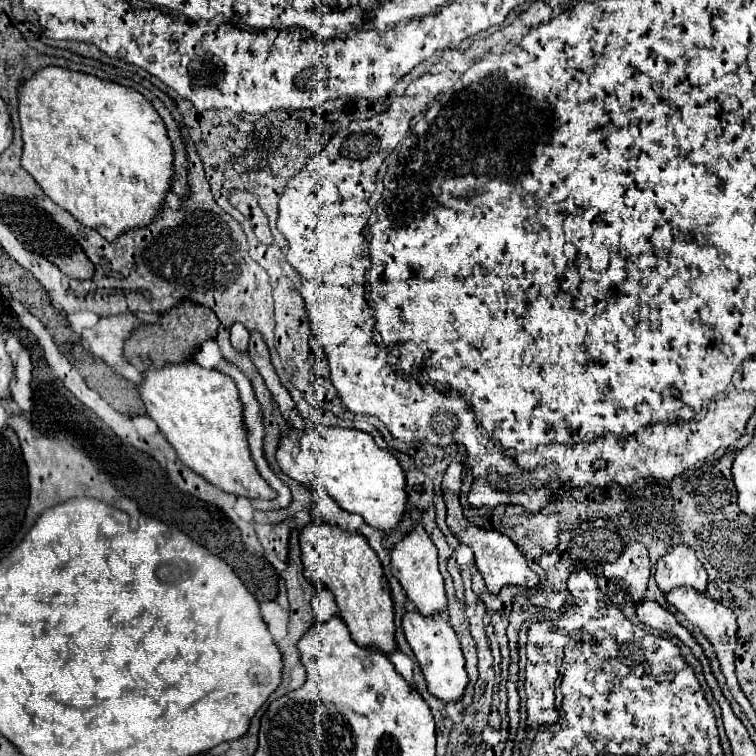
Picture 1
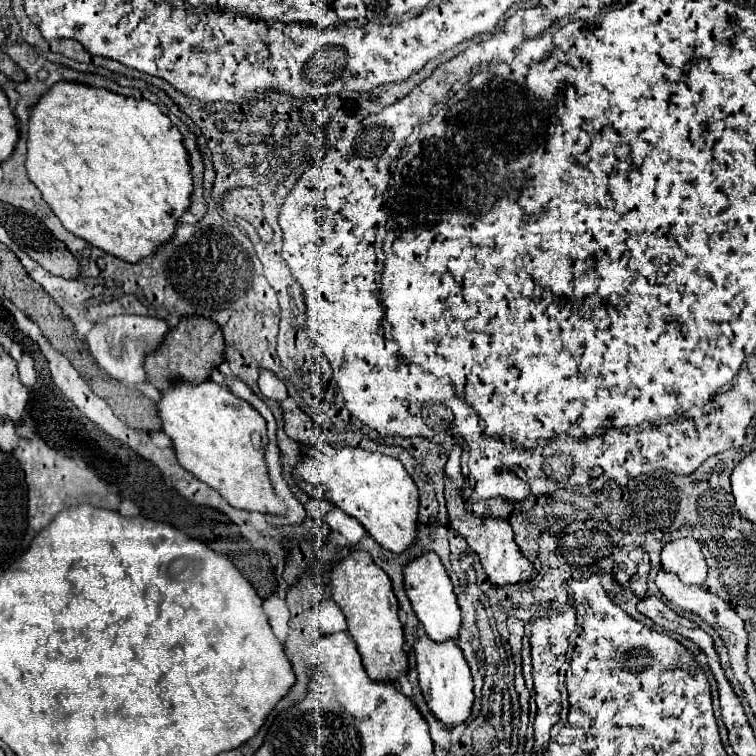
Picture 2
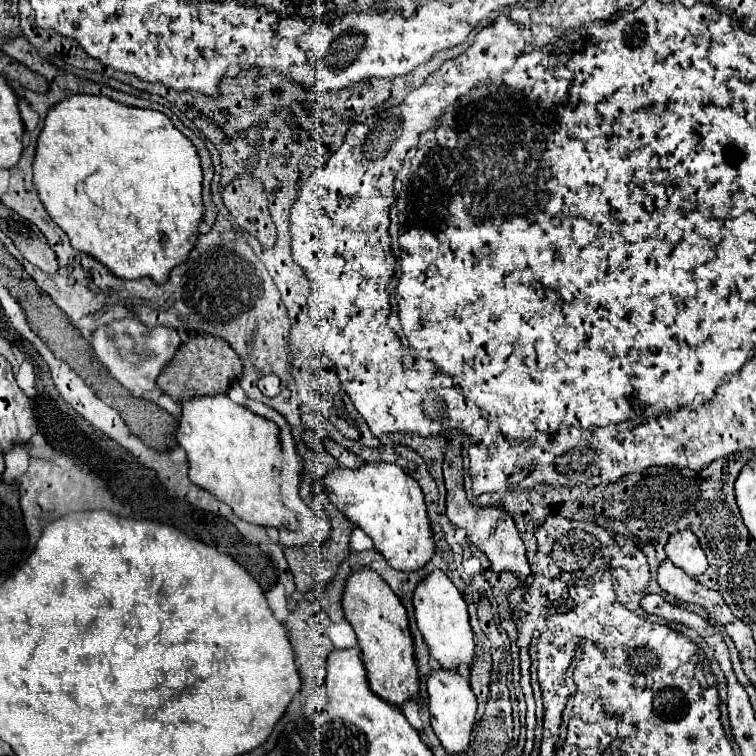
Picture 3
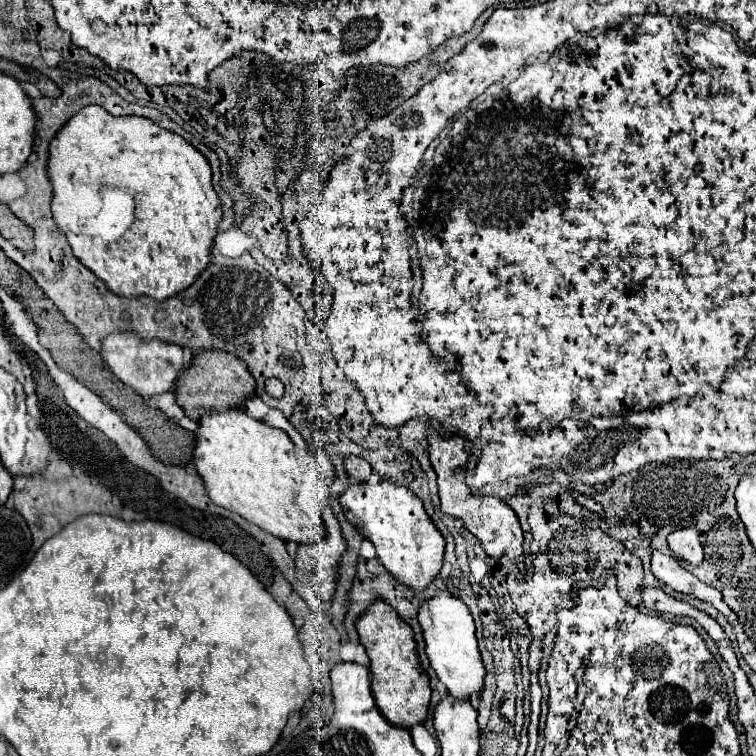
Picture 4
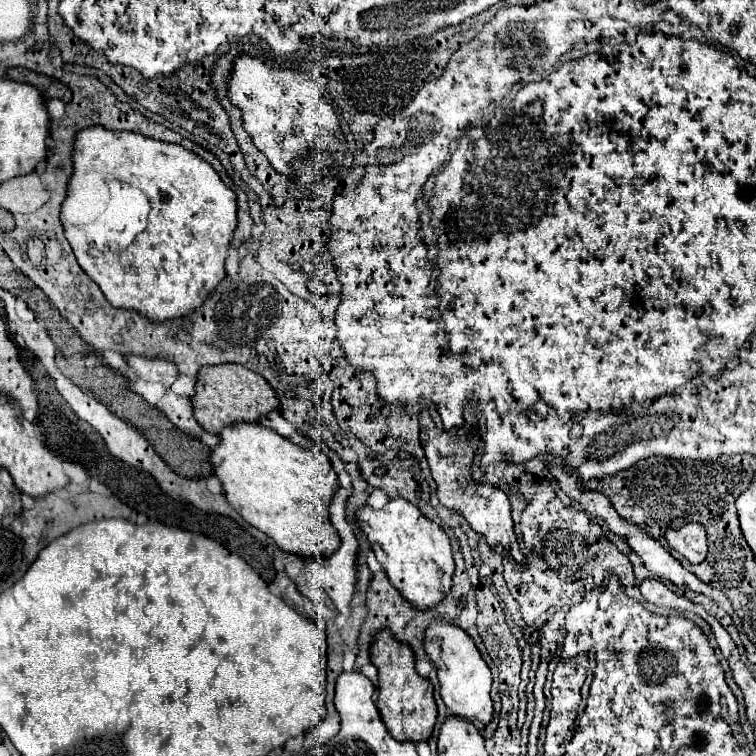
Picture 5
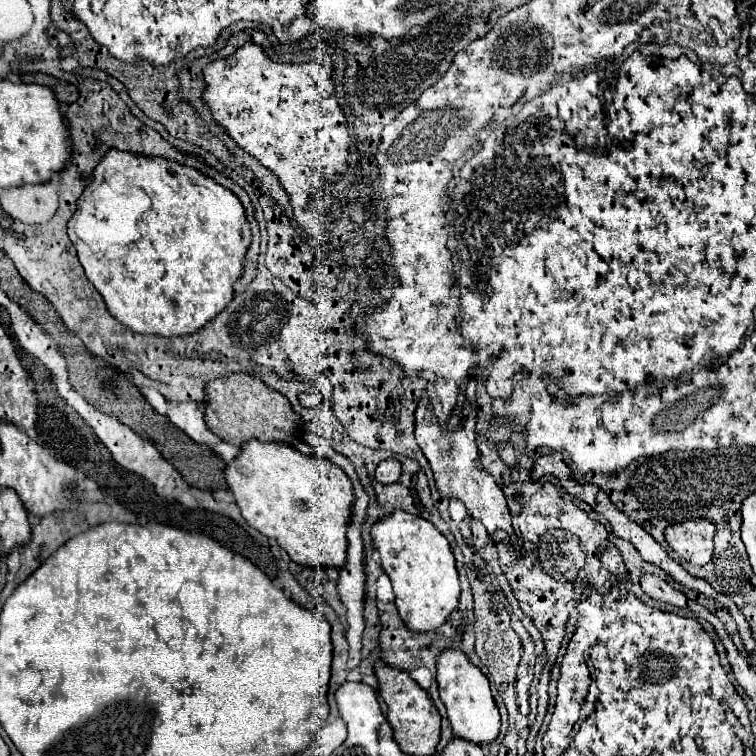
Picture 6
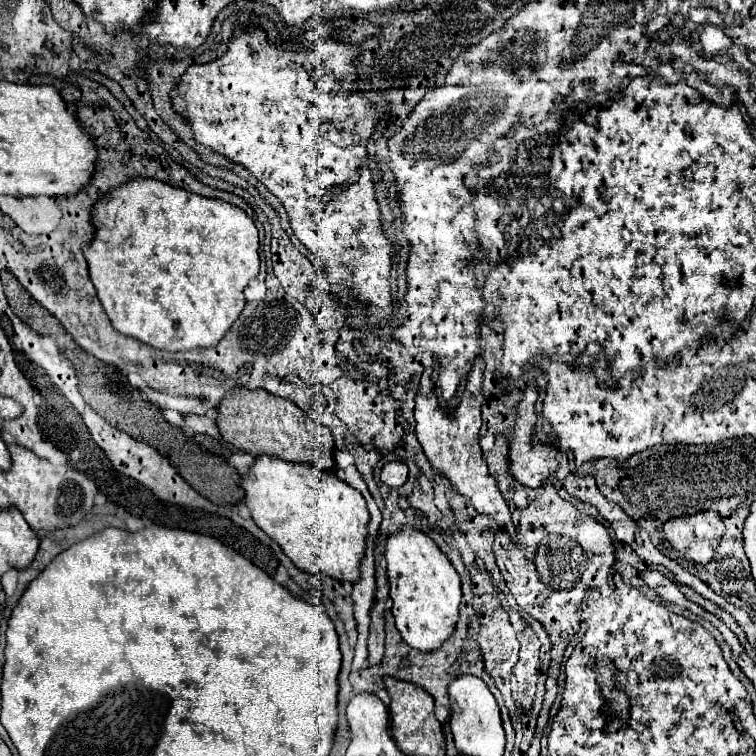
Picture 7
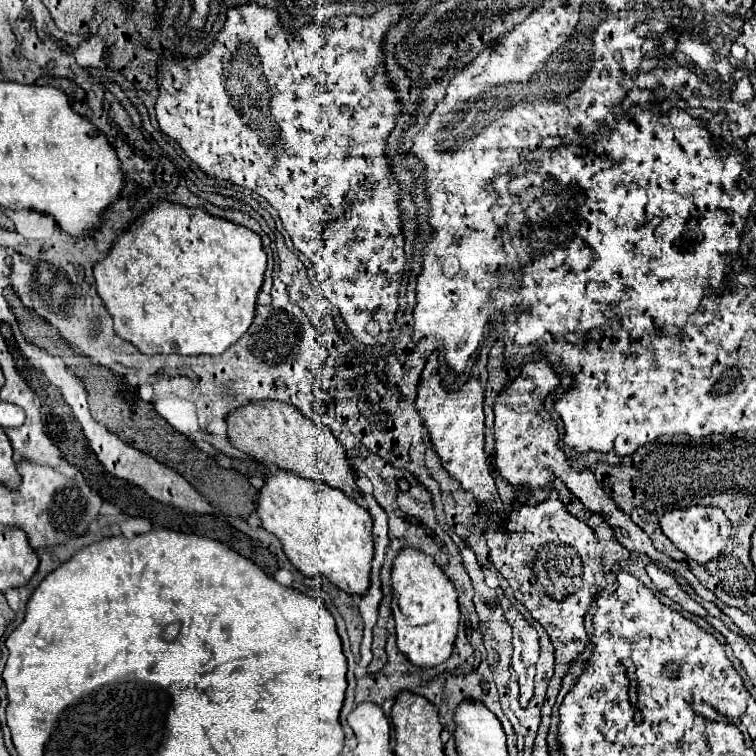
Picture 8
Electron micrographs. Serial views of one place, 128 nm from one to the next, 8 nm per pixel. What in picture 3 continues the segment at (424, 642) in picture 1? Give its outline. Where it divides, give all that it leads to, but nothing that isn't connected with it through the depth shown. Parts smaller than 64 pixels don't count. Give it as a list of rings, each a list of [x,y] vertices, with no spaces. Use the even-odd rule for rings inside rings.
[[[438,666],[428,678],[428,708],[430,724],[444,750],[450,754],[464,754],[470,746],[470,732],[476,716],[476,696],[470,688],[468,678],[462,672],[442,672]]]

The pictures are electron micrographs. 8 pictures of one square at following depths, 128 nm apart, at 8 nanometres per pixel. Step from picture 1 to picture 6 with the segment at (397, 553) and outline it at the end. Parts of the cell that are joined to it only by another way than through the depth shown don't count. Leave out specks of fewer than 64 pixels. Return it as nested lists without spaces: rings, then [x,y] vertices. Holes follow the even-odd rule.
[[[440,652],[436,682],[440,688],[440,698],[446,704],[454,736],[476,746],[490,746],[500,734],[500,714],[494,704],[488,678],[476,666],[472,666],[462,652]]]

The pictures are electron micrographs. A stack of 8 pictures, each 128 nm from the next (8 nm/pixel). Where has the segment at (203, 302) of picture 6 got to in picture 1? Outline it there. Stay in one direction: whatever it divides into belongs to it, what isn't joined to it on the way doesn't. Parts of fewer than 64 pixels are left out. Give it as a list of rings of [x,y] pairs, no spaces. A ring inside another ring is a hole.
[[[48,66],[42,68],[40,72],[36,72],[30,80],[22,82],[20,90],[18,90],[18,112],[20,112],[20,124],[22,124],[22,140],[24,140],[24,152],[22,152],[22,168],[36,180],[36,184],[42,188],[42,192],[60,208],[64,208],[68,214],[74,216],[74,220],[78,220],[80,224],[96,230],[100,236],[104,236],[108,242],[114,242],[118,236],[122,236],[128,230],[136,230],[136,228],[144,228],[148,224],[152,224],[152,220],[156,220],[160,216],[160,208],[166,200],[166,194],[172,188],[172,176],[174,176],[174,150],[172,150],[172,142],[166,134],[166,124],[162,122],[160,114],[154,110],[154,106],[136,90],[132,88],[124,88],[120,84],[108,82],[108,80],[100,80],[96,76],[90,74],[82,74],[82,72],[72,72],[66,68],[58,68],[58,66]]]

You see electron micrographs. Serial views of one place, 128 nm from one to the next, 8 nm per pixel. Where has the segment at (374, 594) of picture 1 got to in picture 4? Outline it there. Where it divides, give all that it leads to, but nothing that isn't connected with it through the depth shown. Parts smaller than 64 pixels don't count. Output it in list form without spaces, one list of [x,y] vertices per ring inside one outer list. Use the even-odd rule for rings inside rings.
[[[378,600],[376,604],[372,604],[372,608],[368,608],[368,616],[362,616],[356,622],[356,630],[360,634],[362,646],[366,648],[366,654],[372,660],[370,662],[372,692],[382,716],[390,724],[406,730],[424,724],[430,708],[432,688],[430,688],[430,678],[426,670],[420,666],[416,656],[416,642],[412,628],[408,628],[408,624],[404,624],[400,616],[396,616],[396,612],[388,608],[388,604]]]

